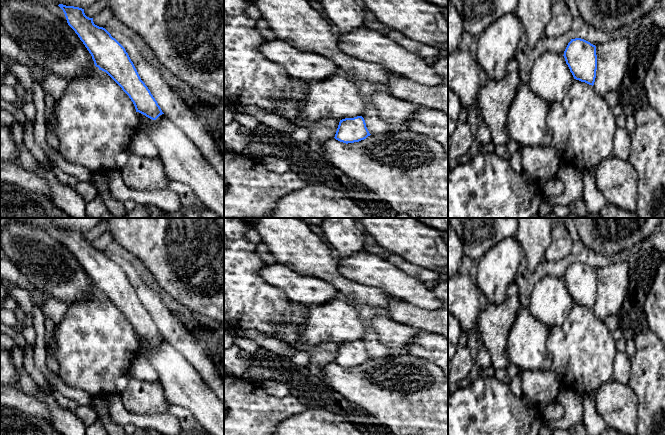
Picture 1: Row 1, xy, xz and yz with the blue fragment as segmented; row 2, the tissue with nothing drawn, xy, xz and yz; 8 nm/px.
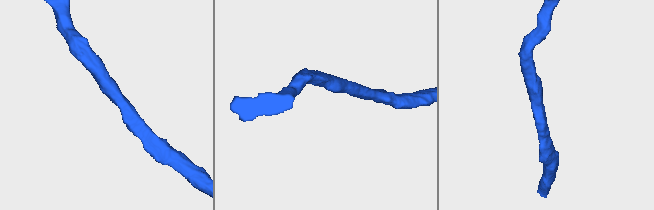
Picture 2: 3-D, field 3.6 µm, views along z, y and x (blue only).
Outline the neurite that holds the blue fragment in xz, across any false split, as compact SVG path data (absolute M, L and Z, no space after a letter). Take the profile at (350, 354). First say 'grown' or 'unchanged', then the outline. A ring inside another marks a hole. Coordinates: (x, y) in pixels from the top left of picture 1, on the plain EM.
unchanged; M362 340L340 344L335 363L343 367L354 367L366 363L369 357Z

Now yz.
unchanged; M581 262L571 263L563 280L574 303L594 309L597 294L595 269Z

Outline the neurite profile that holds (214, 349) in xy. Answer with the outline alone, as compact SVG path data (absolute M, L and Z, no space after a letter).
M185 326L186 329L195 337L200 343L205 354L220 370L220 375L224 379L224 343L211 338L200 338L197 336L197 329Z

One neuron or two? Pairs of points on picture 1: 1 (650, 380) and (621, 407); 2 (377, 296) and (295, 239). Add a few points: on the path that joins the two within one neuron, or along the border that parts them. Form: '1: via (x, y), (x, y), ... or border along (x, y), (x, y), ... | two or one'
1: border along (627, 384), (636, 397), (638, 417) | two
2: via (357, 292), (344, 286), (315, 258) | one

